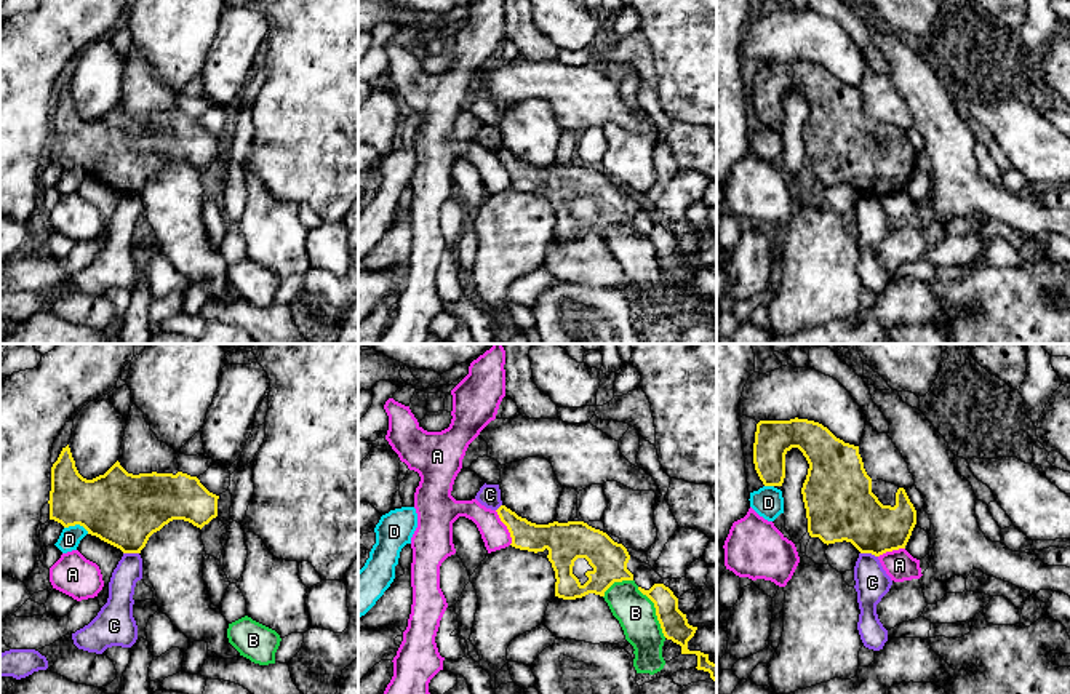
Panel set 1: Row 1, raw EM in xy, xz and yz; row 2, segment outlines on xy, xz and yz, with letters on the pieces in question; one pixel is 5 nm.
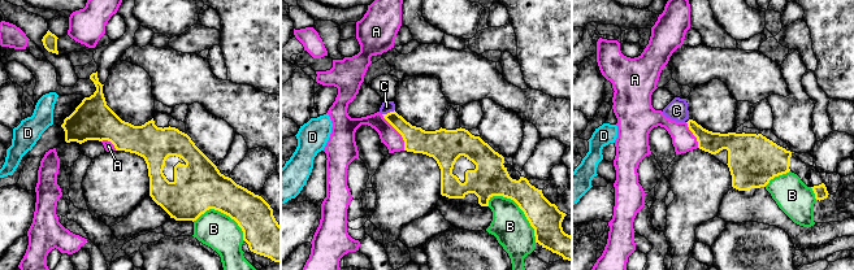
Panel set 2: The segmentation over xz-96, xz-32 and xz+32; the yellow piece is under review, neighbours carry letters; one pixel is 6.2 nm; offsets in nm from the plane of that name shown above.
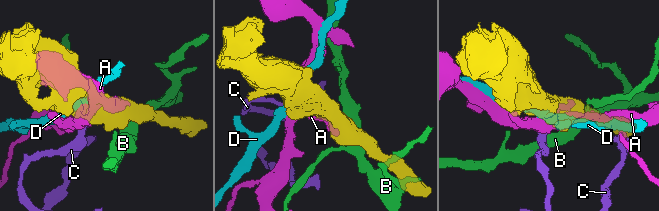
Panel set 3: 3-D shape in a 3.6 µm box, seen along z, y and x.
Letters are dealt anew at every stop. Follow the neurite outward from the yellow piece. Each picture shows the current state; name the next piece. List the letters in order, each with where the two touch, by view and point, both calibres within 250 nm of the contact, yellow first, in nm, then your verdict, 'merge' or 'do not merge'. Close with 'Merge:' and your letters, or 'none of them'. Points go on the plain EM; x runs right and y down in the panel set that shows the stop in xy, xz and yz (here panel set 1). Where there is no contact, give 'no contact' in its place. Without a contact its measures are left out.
A: meets yellow in xz at (507, 170); 150 nm thick on the yellow side, 140 nm on the other; do not merge
B: meets yellow in xz at (656, 255); 140 nm thick on the yellow side, 190 nm on the other; do not merge
C: meets yellow in yz at (869, 194); 320 nm thick on the yellow side, 170 nm on the other; do not merge
D: meets yellow in xy at (77, 165); 360 nm thick on the yellow side, 110 nm on the other; do not merge
Merge: none of them

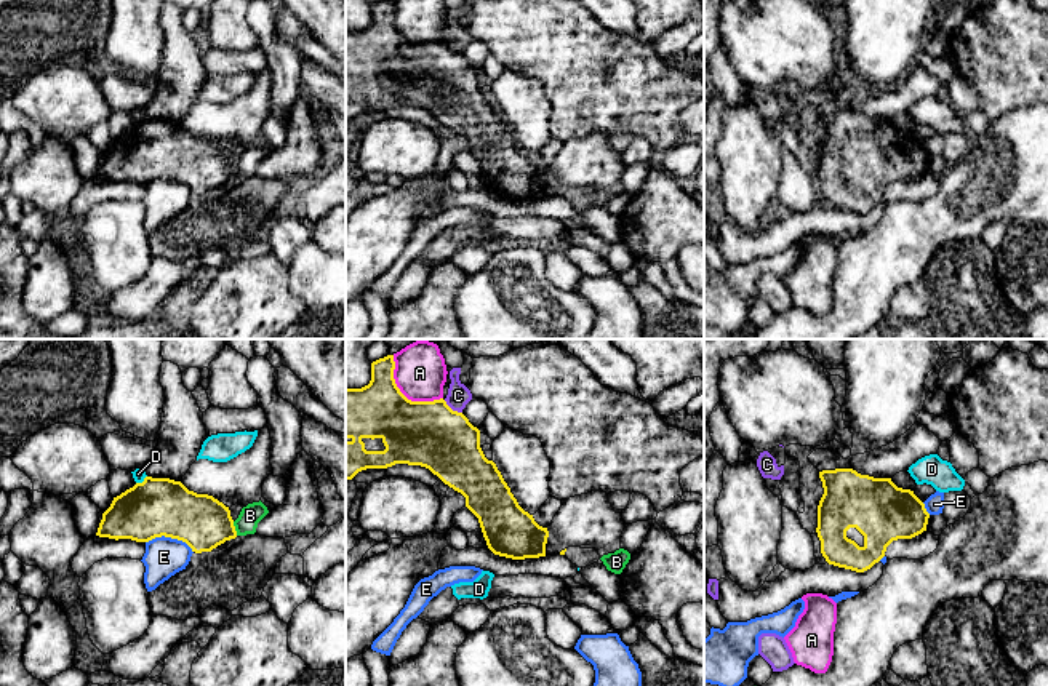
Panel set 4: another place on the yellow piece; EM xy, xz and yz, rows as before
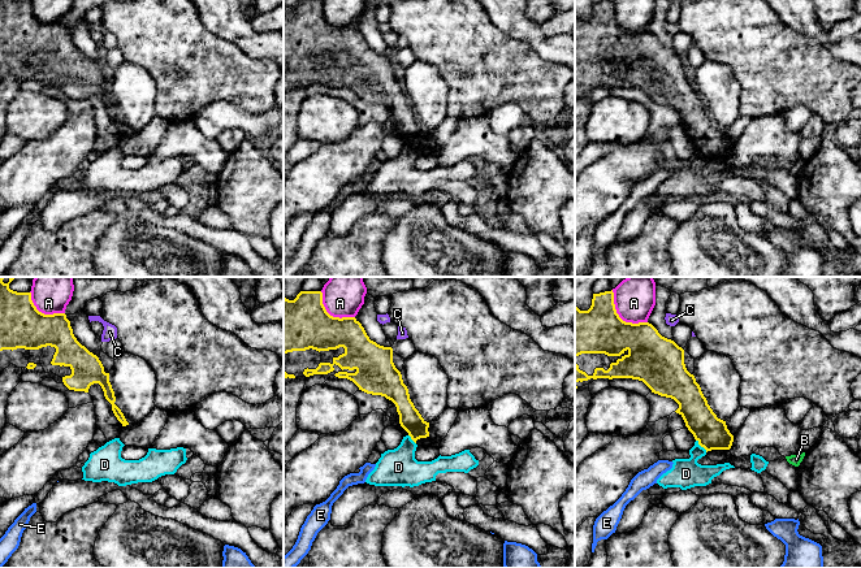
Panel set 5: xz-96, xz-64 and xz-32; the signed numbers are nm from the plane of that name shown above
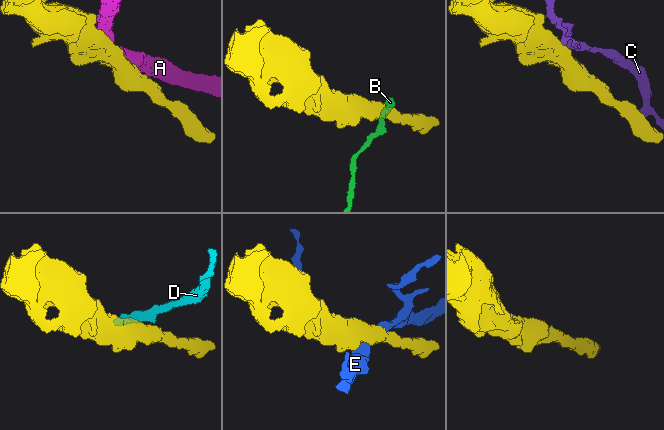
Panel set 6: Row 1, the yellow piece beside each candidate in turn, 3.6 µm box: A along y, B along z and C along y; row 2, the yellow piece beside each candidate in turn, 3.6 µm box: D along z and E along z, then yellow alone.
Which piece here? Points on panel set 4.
A: meets yellow in xz at (404, 37); 340 nm thick on the yellow side, 220 nm on the other; do not merge
B: meets yellow in xy at (234, 170); 280 nm thick on the yellow side, 110 nm on the other; do not merge
C: meets yellow in xz at (452, 51); 340 nm thick on the yellow side, 110 nm on the other; do not merge
D: meets yellow in xy at (143, 123); 300 nm thick on the yellow side, 60 nm on the other; do not merge
E: meets yellow in xy at (170, 178); 300 nm thick on the yellow side, 200 nm on the other; do not merge
Merge: none of them

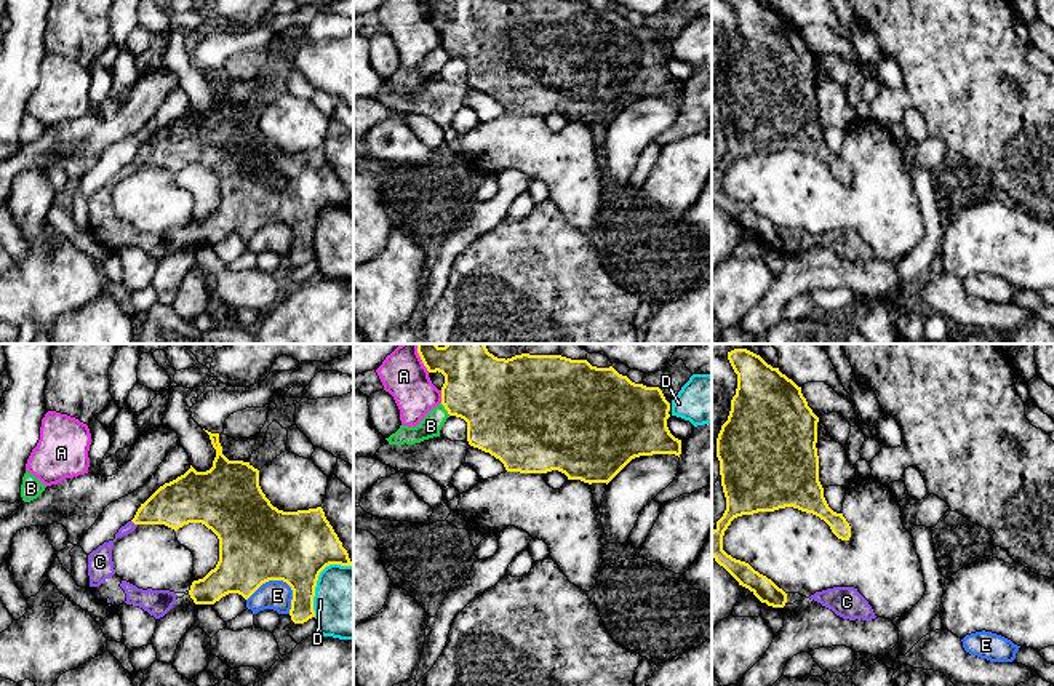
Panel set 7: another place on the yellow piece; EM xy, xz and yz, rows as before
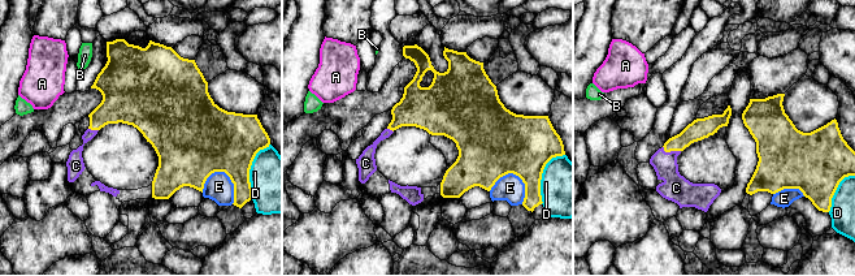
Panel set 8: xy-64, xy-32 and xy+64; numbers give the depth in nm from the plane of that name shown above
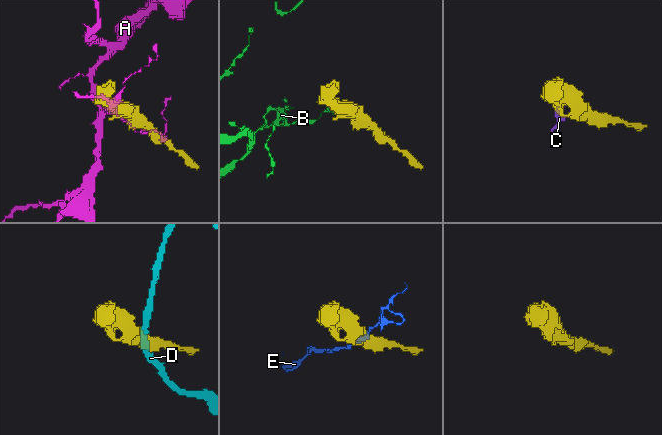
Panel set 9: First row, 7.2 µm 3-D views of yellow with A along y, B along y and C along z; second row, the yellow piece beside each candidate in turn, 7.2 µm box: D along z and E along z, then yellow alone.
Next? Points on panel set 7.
A: meets yellow in xz at (442, 39); 380 nm thick on the yellow side, 220 nm on the other; do not merge
B: meets yellow in xz at (445, 50); 380 nm thick on the yellow side, 110 nm on the other; do not merge
C: meets yellow in xy at (135, 165); 220 nm thick on the yellow side, 110 nm on the other; merge
D: meets yellow in xy at (317, 221); 360 nm thick on the yellow side, 360 nm on the other; do not merge
E: meets yellow in xy at (269, 221); 400 nm thick on the yellow side, 150 nm on the other; do not merge
Merge: C

